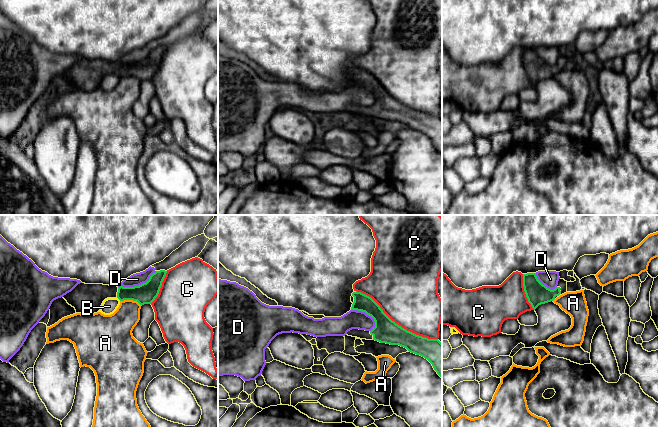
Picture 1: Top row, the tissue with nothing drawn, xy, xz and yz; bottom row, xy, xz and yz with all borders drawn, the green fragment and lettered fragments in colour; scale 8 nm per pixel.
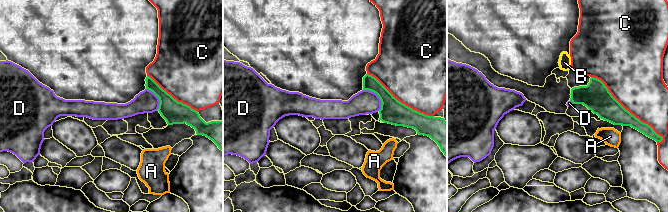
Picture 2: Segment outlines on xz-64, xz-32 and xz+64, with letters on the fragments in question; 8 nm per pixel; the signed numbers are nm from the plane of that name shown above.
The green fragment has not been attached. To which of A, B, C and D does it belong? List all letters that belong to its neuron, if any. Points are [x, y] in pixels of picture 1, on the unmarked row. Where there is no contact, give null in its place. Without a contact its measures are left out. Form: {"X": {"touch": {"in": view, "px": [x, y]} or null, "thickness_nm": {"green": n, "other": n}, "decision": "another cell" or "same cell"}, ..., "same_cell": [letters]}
{"A": {"touch": {"in": "xy", "px": [131, 75]}, "thickness_nm": {"green": 160, "other": 240}, "decision": "another cell"}, "B": {"touch": {"in": "xy", "px": [119, 75]}, "thickness_nm": {"green": 160, "other": 120}, "decision": "another cell"}, "C": {"touch": {"in": "xz", "px": [395, 99]}, "thickness_nm": {"green": 190, "other": 480}, "decision": "another cell"}, "D": {"touch": {"in": "xy", "px": [137, 62]}, "thickness_nm": {"green": 160, "other": 100}, "decision": "another cell"}, "same_cell": []}

